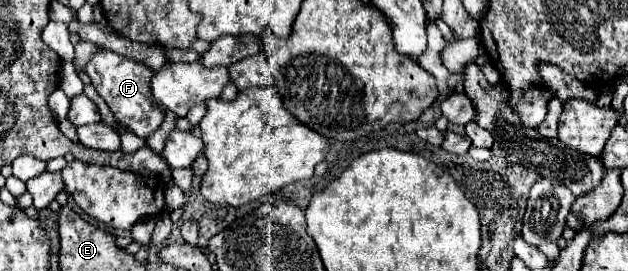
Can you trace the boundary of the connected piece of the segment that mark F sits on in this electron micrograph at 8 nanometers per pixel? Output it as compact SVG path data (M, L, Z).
M97 49L93 53L93 57L87 61L85 71L91 77L91 83L93 83L95 91L99 93L99 97L105 99L105 103L109 105L109 109L115 115L117 121L121 121L135 135L145 137L145 139L155 129L159 129L165 115L151 103L151 85L149 83L151 83L151 77L153 77L153 69L149 69L147 65L137 63L129 57L121 57L113 51Z

